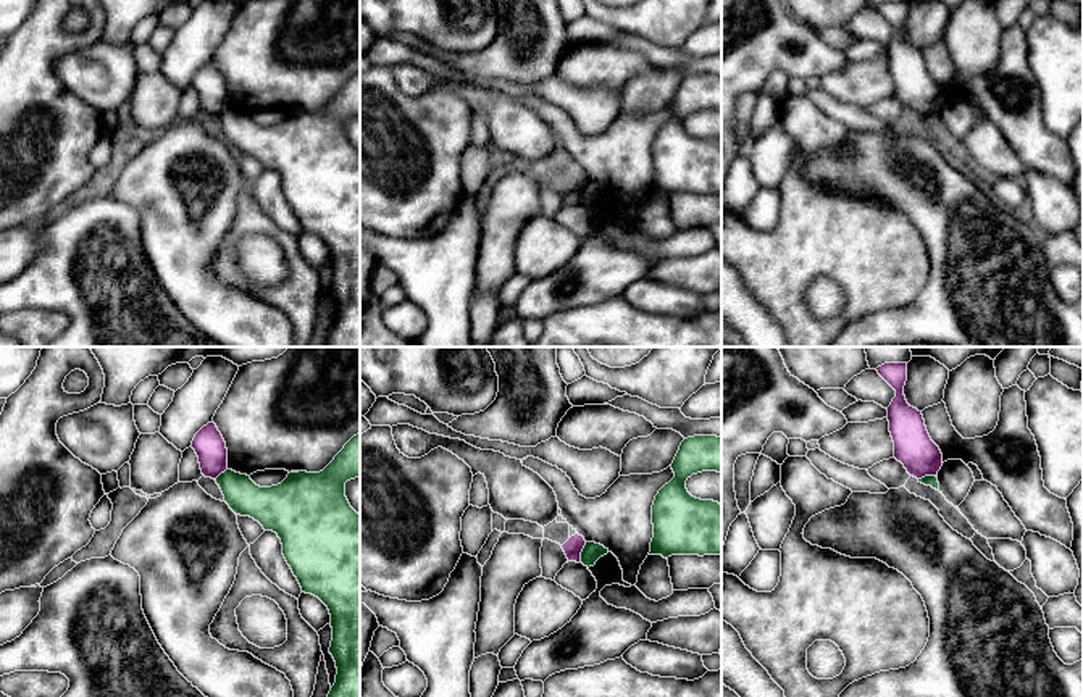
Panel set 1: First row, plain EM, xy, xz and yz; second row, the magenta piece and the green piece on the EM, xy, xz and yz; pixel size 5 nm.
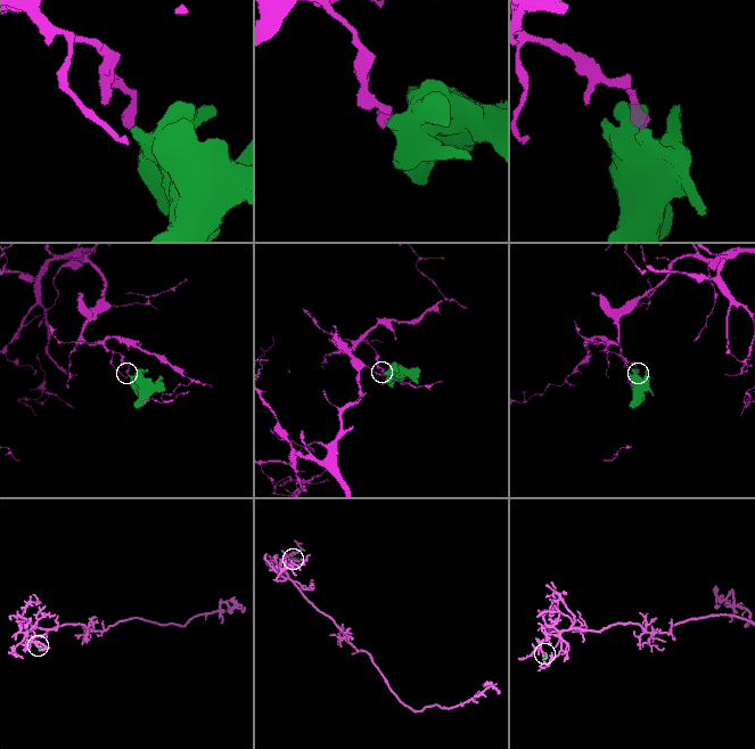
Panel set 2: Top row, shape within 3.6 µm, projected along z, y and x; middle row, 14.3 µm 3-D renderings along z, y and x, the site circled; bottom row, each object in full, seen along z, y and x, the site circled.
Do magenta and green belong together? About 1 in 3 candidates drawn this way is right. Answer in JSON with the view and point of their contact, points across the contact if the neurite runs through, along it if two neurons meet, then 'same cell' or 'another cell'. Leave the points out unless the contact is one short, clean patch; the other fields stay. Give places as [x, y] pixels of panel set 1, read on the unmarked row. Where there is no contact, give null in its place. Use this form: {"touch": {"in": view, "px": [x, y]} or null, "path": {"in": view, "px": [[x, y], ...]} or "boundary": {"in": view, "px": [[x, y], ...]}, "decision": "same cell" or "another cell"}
{"touch": {"in": "xz", "px": [581, 189]}, "boundary": {"in": "xz", "px": [[586, 181], [580, 200]]}, "decision": "another cell"}

